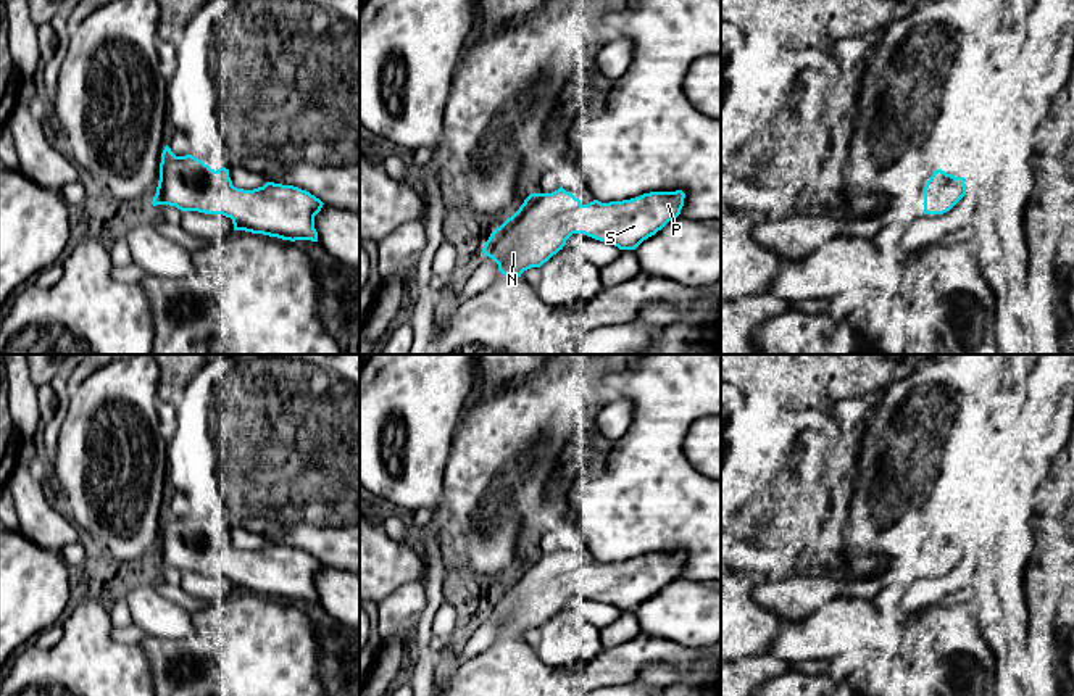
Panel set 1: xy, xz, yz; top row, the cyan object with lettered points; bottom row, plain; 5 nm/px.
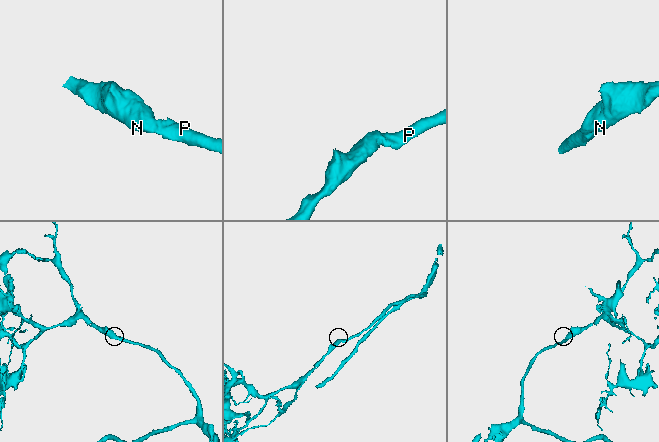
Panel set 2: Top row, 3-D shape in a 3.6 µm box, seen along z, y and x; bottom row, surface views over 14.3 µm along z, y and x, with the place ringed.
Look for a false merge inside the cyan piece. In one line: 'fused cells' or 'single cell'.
single cell

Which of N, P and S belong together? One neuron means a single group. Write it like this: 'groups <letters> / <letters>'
groups N P S

